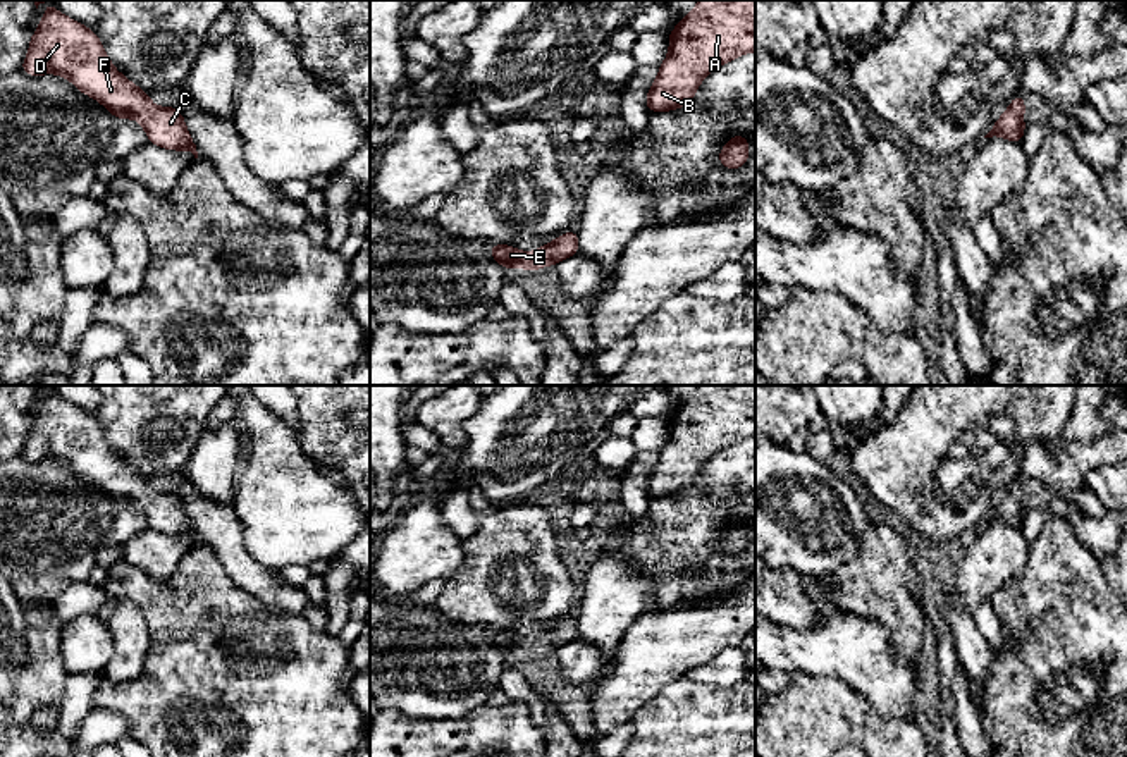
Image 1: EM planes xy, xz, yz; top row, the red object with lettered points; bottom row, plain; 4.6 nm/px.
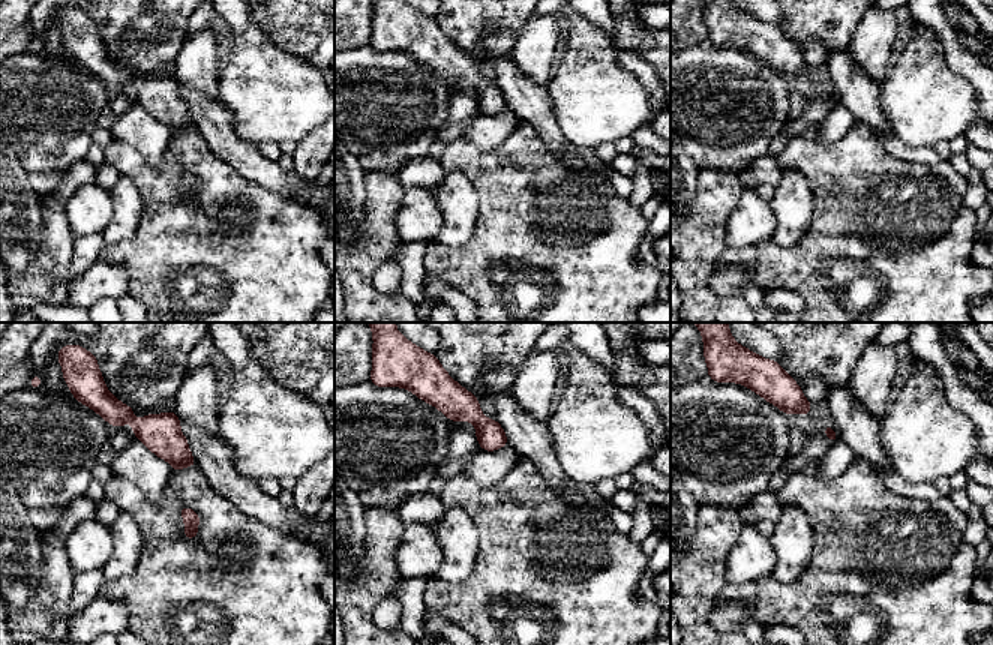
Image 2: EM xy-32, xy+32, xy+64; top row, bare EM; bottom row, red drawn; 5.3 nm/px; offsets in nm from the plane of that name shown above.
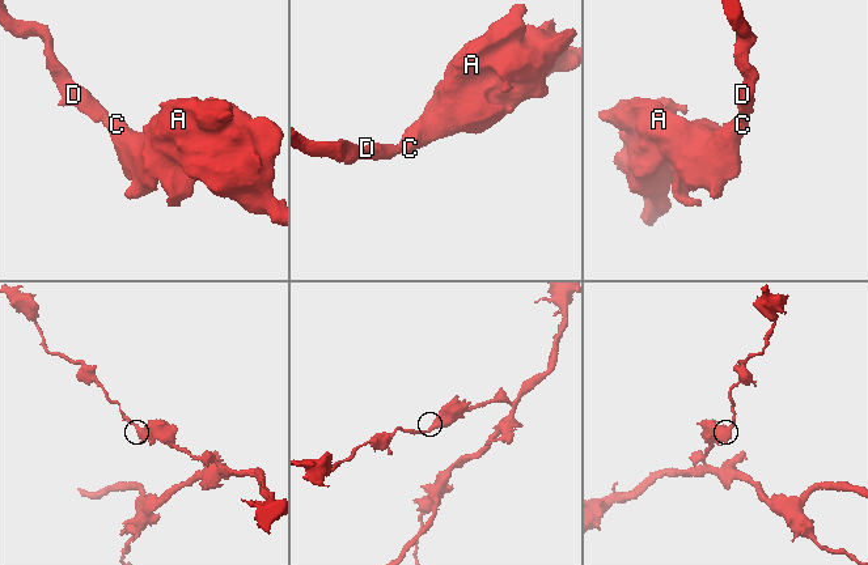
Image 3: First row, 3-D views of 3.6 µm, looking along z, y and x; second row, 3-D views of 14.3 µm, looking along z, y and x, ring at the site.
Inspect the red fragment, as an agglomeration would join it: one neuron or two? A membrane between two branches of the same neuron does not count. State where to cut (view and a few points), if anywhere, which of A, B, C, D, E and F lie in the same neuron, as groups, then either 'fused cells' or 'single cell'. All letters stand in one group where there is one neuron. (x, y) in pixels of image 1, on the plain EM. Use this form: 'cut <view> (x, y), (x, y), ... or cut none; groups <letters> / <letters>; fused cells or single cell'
cut none; groups A B C D E F; single cell

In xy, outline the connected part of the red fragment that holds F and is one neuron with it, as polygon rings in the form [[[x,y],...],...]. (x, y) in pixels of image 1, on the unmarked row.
[[[55,391],[46,392],[38,408],[38,416],[29,425],[29,437],[21,456],[29,461],[59,459],[67,463],[81,478],[98,485],[114,502],[136,504],[146,516],[150,528],[172,537],[191,537],[198,544],[182,499],[176,492],[155,492],[150,480],[114,452],[95,416],[60,399]]]

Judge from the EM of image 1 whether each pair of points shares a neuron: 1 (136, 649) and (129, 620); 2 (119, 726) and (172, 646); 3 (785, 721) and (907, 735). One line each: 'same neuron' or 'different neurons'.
1: same neuron
2: different neurons
3: same neuron

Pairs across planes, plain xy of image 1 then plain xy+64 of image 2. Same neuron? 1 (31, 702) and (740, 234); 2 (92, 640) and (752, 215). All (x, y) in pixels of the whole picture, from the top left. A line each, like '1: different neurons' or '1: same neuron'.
1: different neurons
2: same neuron

